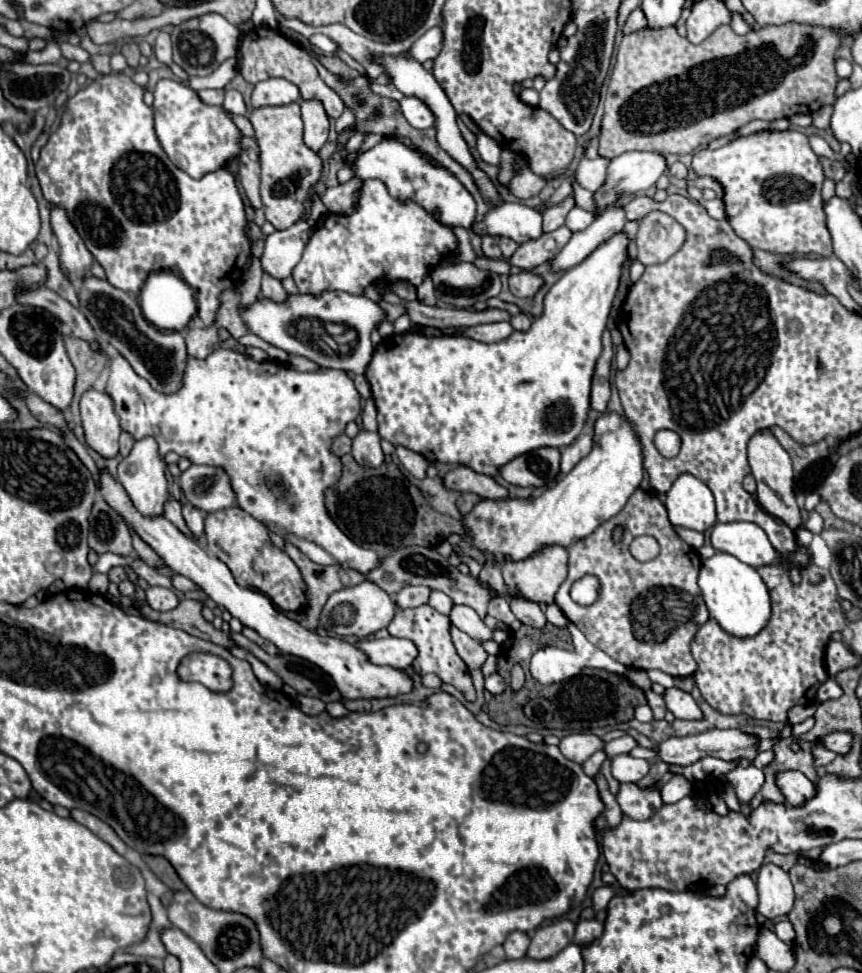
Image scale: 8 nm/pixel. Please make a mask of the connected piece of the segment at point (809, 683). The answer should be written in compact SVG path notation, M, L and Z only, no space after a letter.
M781 562L781 566L761 566L757 568L759 576L763 578L765 586L769 588L771 596L771 618L761 630L761 634L755 634L753 638L733 638L731 634L725 634L721 626L717 626L717 620L709 618L699 632L695 634L691 642L691 652L695 662L699 664L695 672L697 686L703 694L703 698L721 714L747 714L757 720L773 720L773 722L785 722L787 710L795 704L815 704L817 688L829 678L827 670L823 668L823 656L825 646L833 632L841 632L845 628L845 616L841 610L841 602L837 596L835 582L829 574L829 570L819 568L817 564L809 562L805 570L799 570L801 582L793 584L789 578L789 570L797 566L789 566L789 562Z

